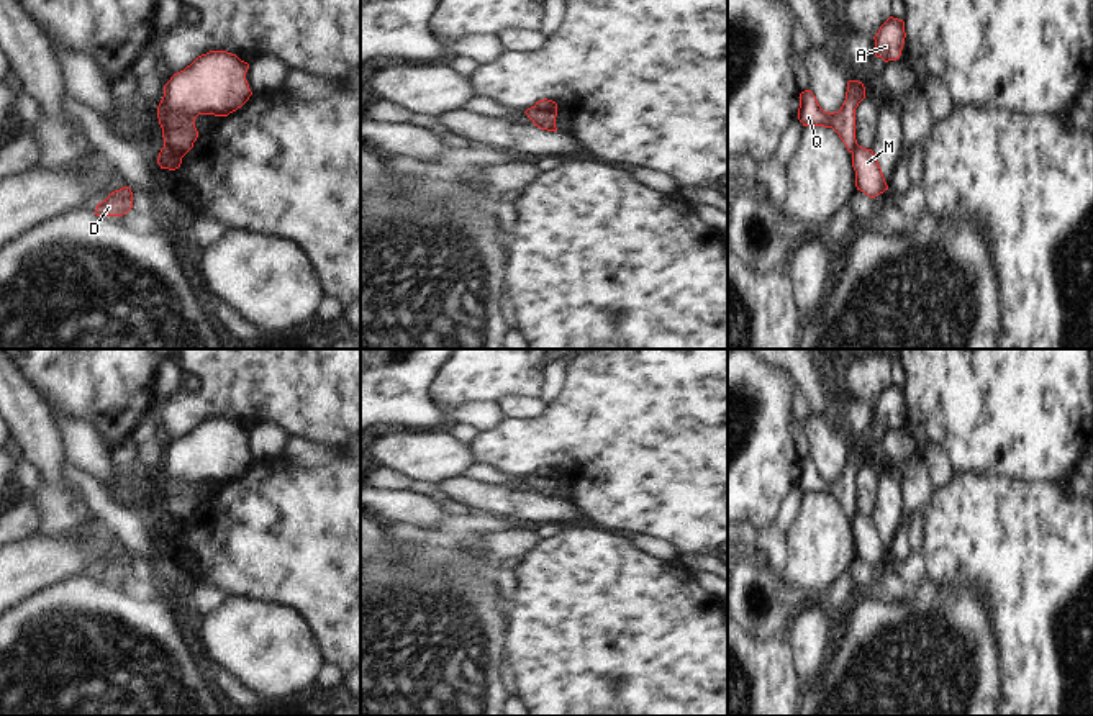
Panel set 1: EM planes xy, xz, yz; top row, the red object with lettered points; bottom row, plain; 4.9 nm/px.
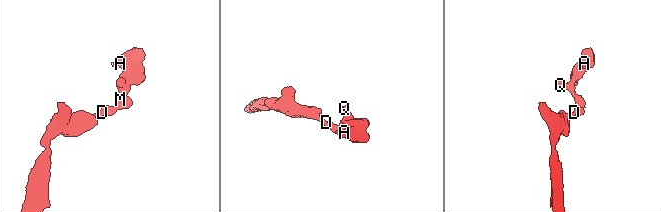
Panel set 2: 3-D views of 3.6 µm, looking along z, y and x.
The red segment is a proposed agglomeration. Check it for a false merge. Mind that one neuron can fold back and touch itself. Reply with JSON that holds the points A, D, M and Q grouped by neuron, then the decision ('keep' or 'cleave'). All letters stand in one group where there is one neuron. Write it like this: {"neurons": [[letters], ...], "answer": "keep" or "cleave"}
{"neurons": [["A", "Q"], ["D", "M"]], "answer": "cleave"}

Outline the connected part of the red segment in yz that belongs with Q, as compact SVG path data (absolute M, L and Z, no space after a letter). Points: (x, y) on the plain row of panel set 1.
M859 447L847 449L846 467L839 478L824 478L811 457L800 460L798 487L803 493L832 495L847 518L852 519L859 511L855 506L855 475L865 465L865 454Z

